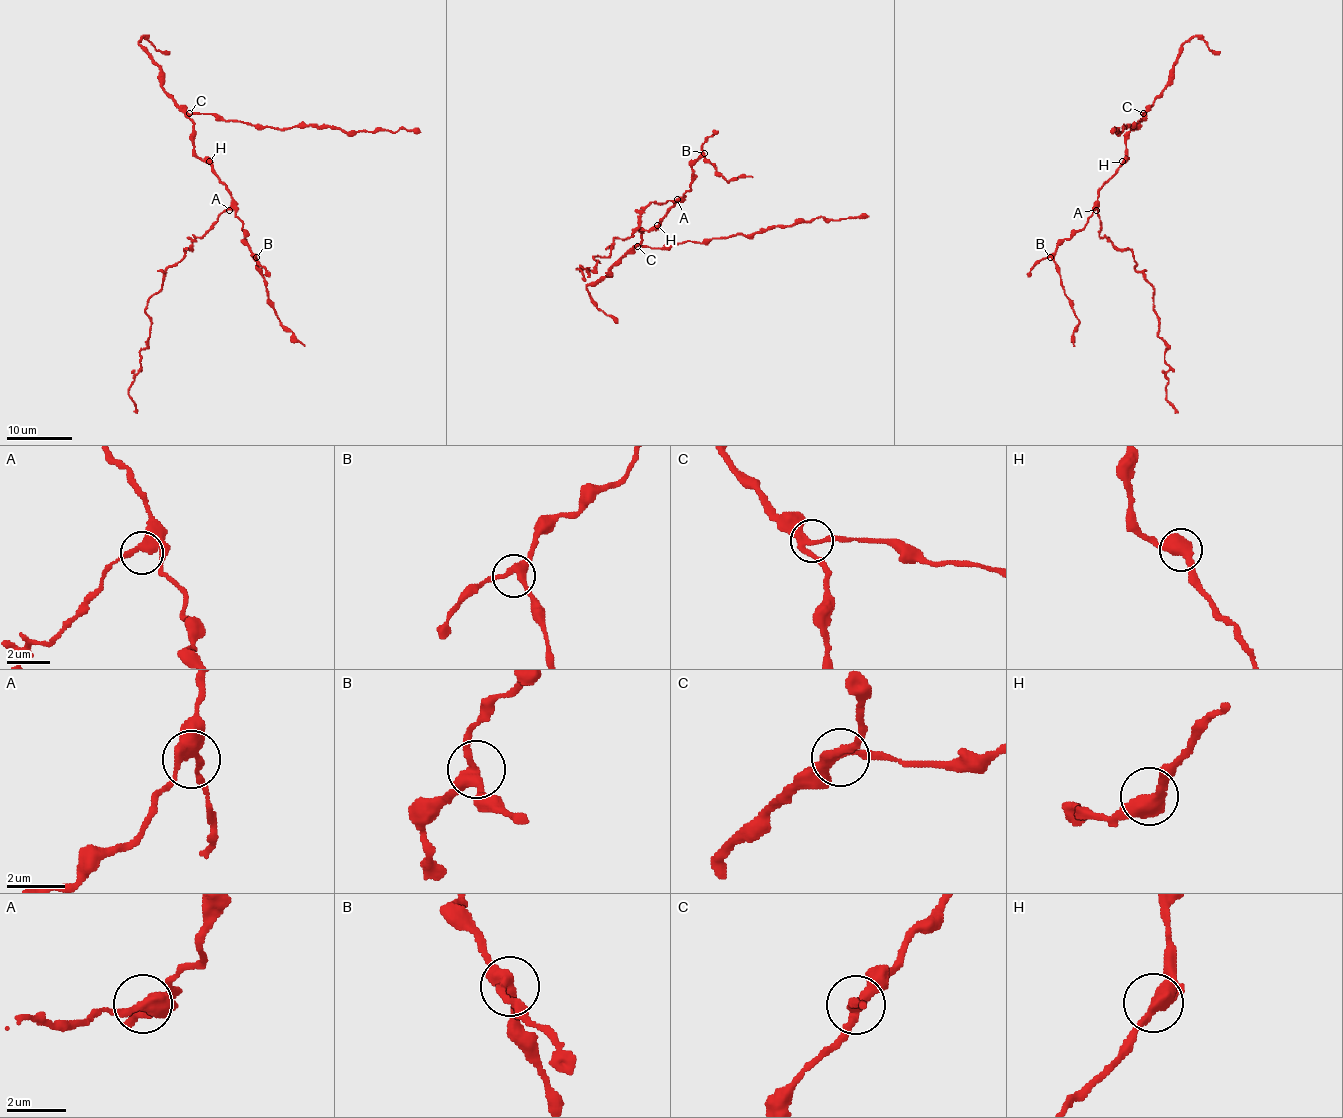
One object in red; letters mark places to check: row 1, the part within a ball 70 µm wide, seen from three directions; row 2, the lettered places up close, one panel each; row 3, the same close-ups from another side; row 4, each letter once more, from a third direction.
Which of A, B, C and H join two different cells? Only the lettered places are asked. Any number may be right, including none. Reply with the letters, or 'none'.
none

